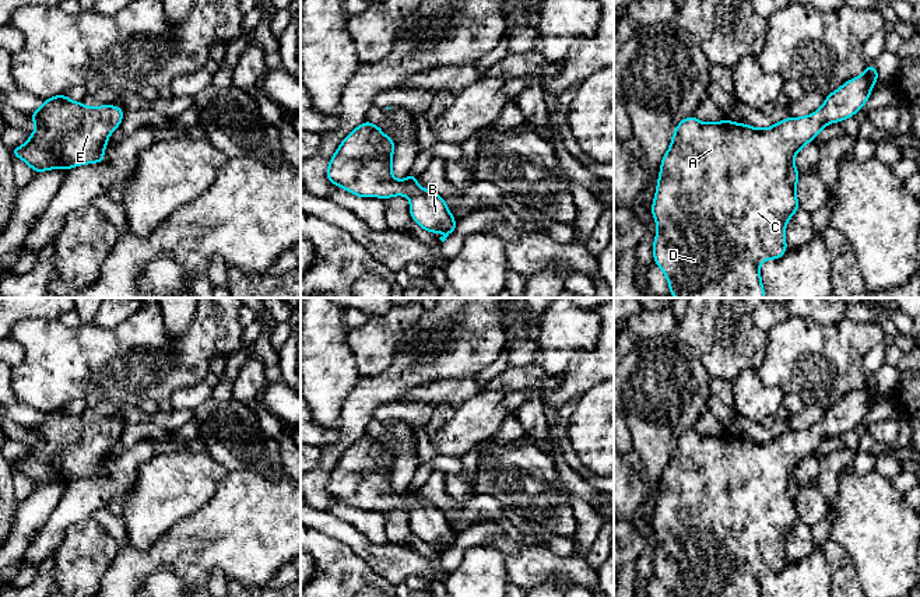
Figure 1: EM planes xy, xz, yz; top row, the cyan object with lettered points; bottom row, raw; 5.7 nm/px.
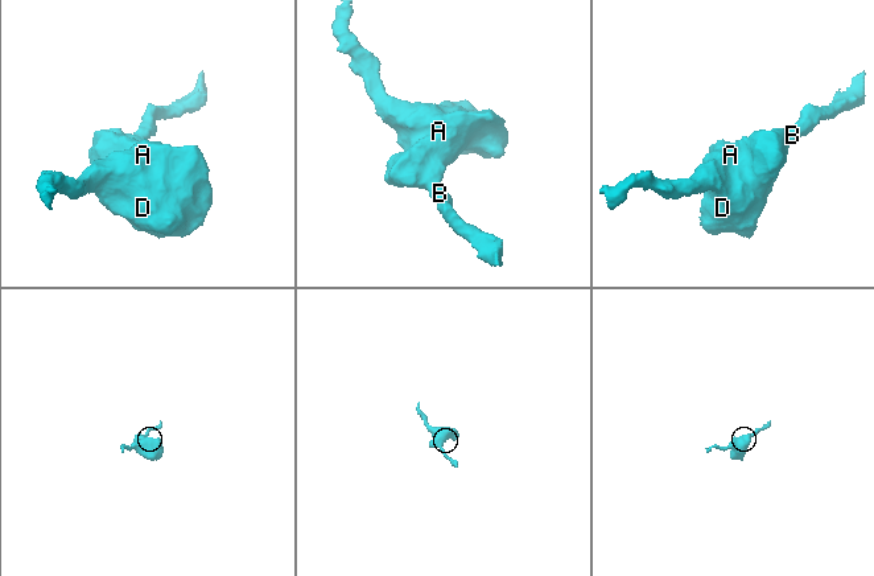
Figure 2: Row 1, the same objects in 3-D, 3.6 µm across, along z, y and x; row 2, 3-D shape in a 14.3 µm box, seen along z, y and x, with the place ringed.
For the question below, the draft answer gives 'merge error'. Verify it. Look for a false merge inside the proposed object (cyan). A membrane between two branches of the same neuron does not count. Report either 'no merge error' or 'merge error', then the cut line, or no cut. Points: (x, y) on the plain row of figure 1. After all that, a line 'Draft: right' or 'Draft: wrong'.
no merge error; no cut
Draft: wrong

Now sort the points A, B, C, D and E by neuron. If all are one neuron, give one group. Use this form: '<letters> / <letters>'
A B C D E

